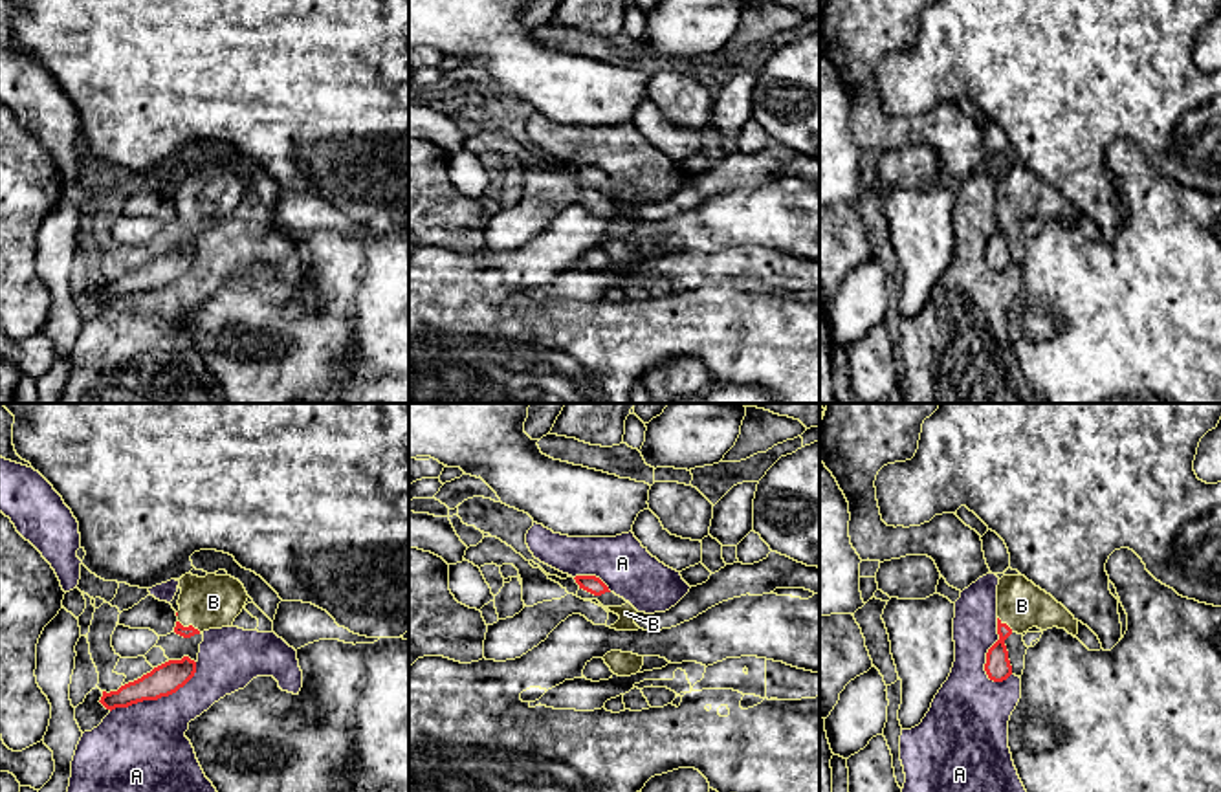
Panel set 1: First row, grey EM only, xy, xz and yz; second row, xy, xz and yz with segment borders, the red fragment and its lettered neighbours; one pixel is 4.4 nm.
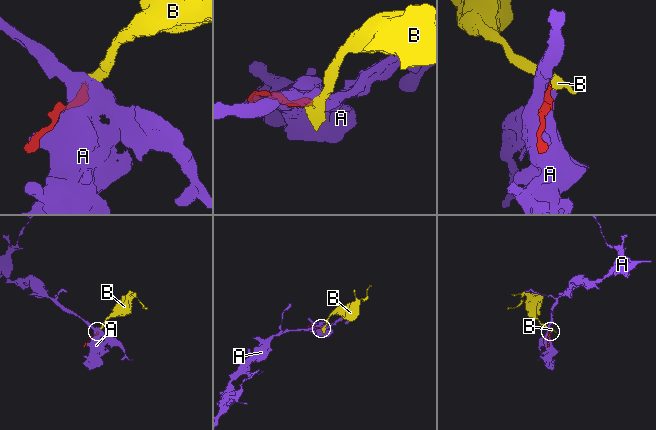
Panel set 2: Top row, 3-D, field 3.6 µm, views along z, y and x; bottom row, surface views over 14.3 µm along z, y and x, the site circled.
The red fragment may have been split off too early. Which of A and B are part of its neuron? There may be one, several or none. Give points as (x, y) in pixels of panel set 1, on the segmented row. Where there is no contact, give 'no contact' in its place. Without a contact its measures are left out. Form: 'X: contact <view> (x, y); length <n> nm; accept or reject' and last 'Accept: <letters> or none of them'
A: contact xy (158, 697); length 440 nm; reject
B: contact xy (189, 626); length 120 nm; accept
Accept: B

